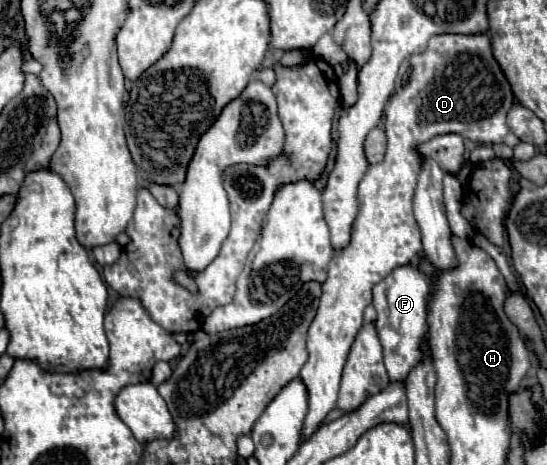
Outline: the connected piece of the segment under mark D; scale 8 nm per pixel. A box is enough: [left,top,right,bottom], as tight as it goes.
[301,33,519,439]

